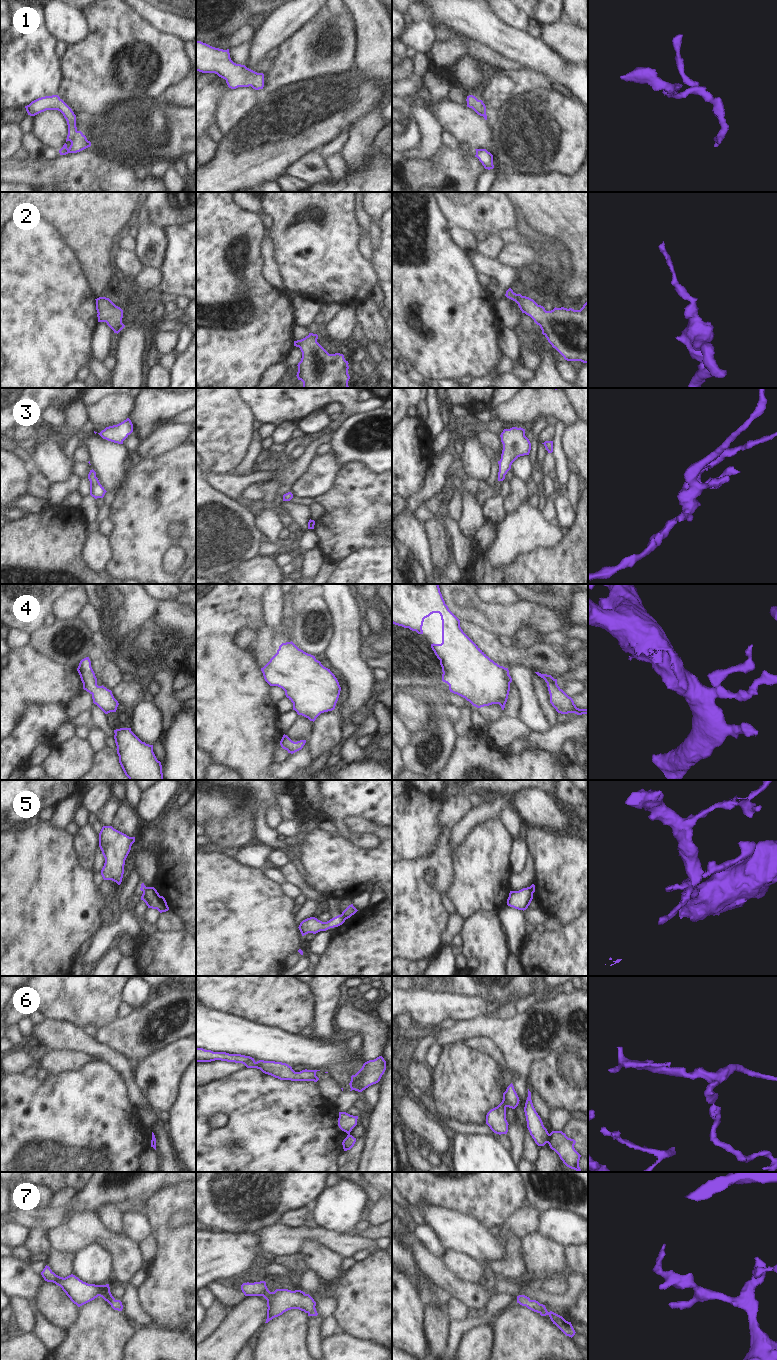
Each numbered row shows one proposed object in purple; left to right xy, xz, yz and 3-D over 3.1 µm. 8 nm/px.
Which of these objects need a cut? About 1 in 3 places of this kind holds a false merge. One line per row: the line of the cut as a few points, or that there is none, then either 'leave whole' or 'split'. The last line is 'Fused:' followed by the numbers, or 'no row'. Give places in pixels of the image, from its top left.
1: cut none; leave whole
2: cut none; leave whole
3: cut none; leave whole
4: cut none; leave whole
5: cut xz (341, 914), (345, 919); split
6: cut yz (550, 1134), (547, 1142); split
7: cut none; leave whole
Fused: 5, 6

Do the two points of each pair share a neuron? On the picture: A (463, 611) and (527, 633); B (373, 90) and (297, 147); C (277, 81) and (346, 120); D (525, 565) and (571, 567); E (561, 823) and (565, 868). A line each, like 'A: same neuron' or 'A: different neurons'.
A: different neurons
B: same neuron
C: different neurons
D: same neuron
E: different neurons

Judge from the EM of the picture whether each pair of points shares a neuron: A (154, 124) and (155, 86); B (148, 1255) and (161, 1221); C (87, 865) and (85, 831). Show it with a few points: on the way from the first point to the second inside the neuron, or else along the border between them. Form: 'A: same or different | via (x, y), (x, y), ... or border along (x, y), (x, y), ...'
A: different | border along (161, 93), (153, 100)
B: different | border along (151, 1235), (157, 1245), (157, 1252), (149, 1263)
C: same | via (85, 857), (85, 839)

